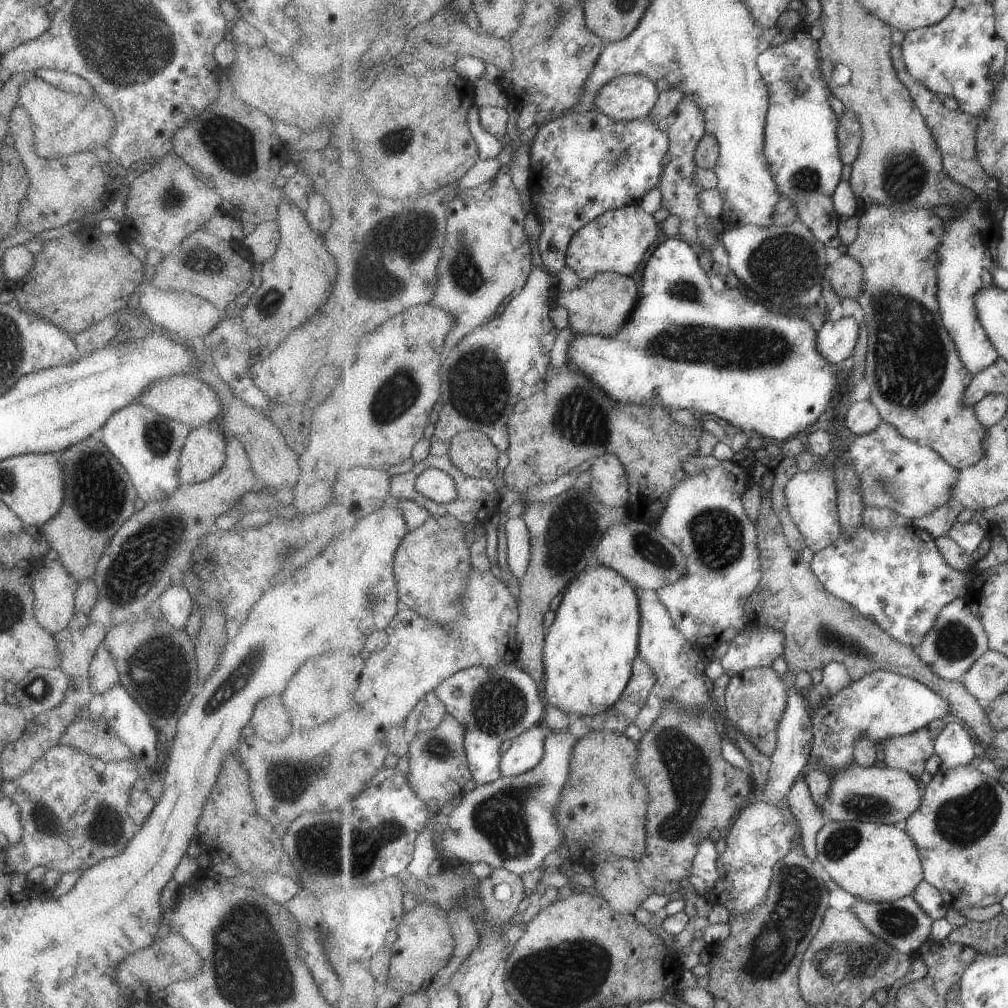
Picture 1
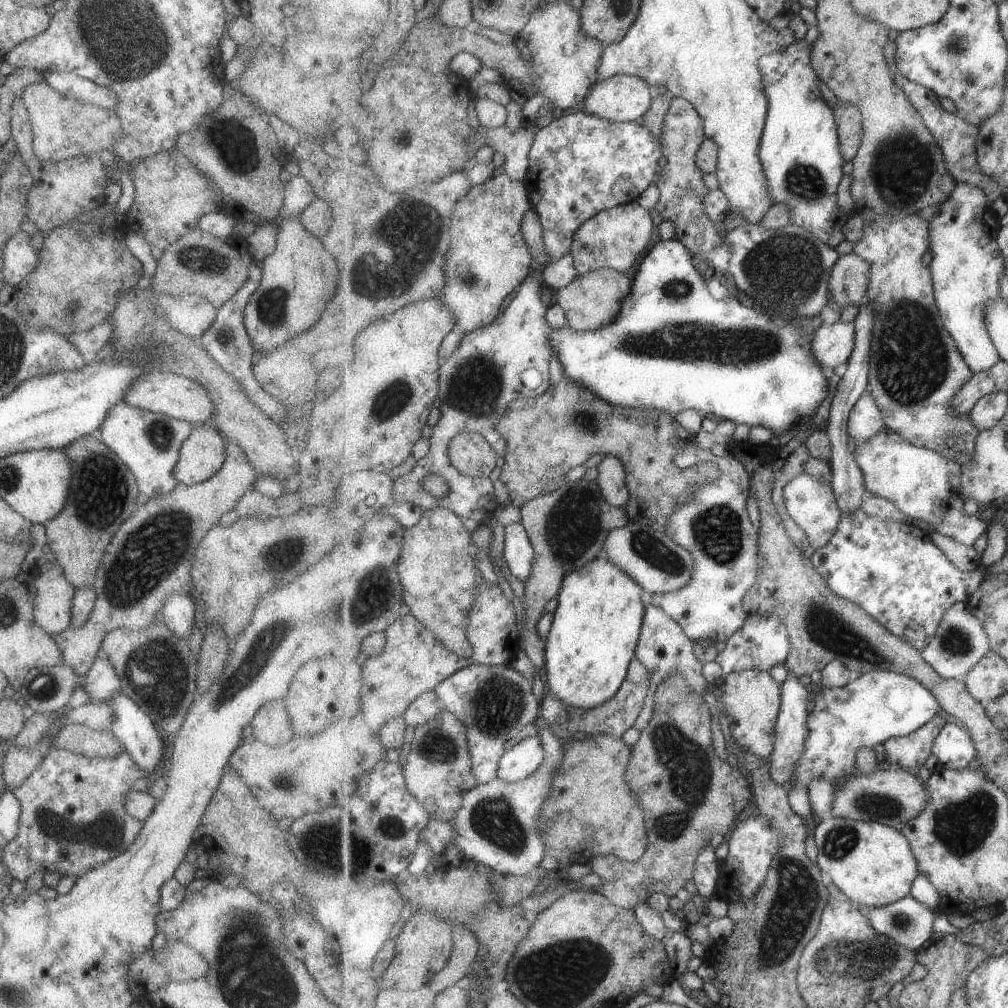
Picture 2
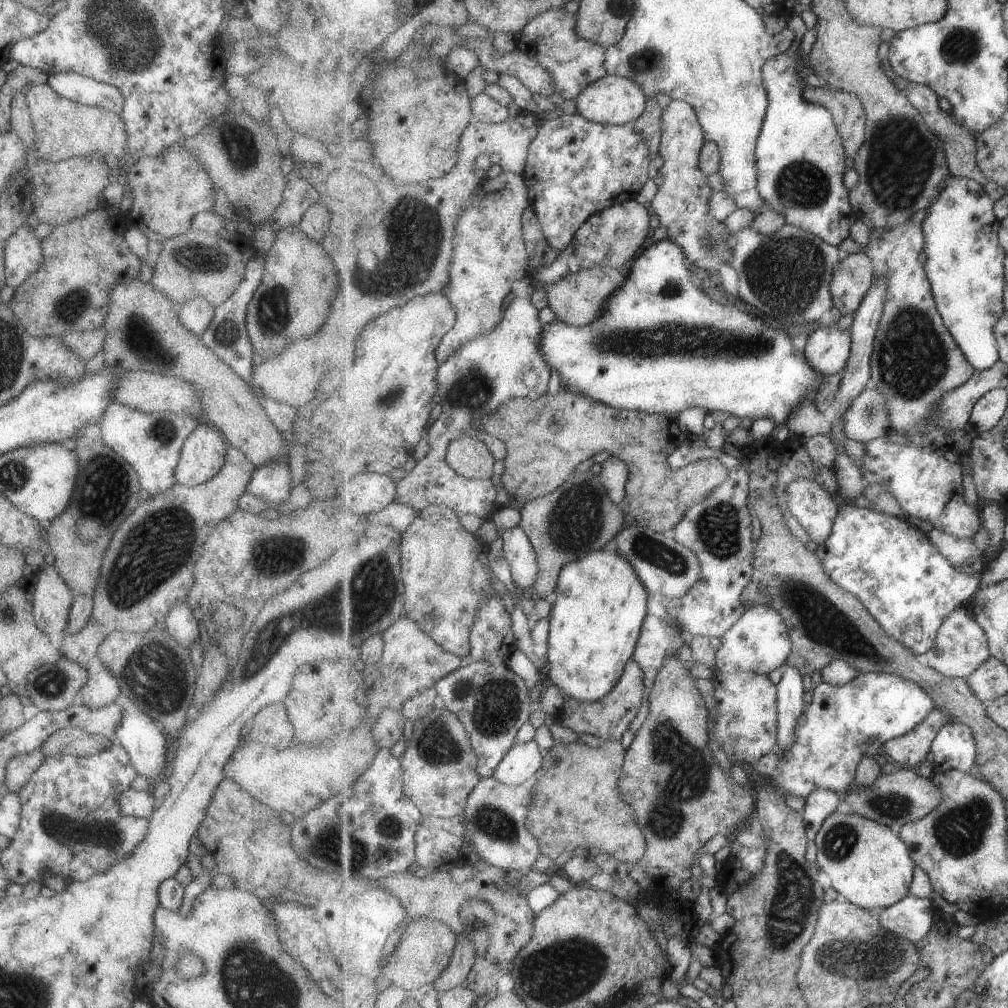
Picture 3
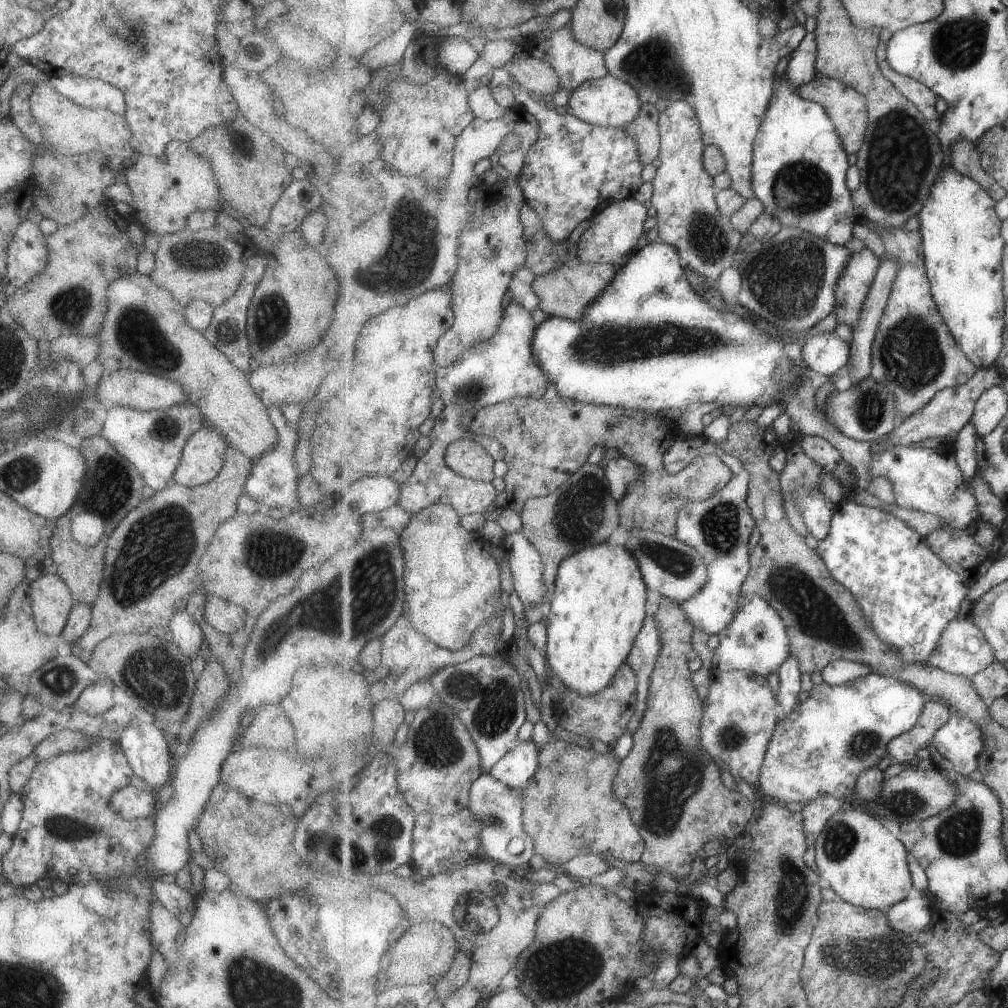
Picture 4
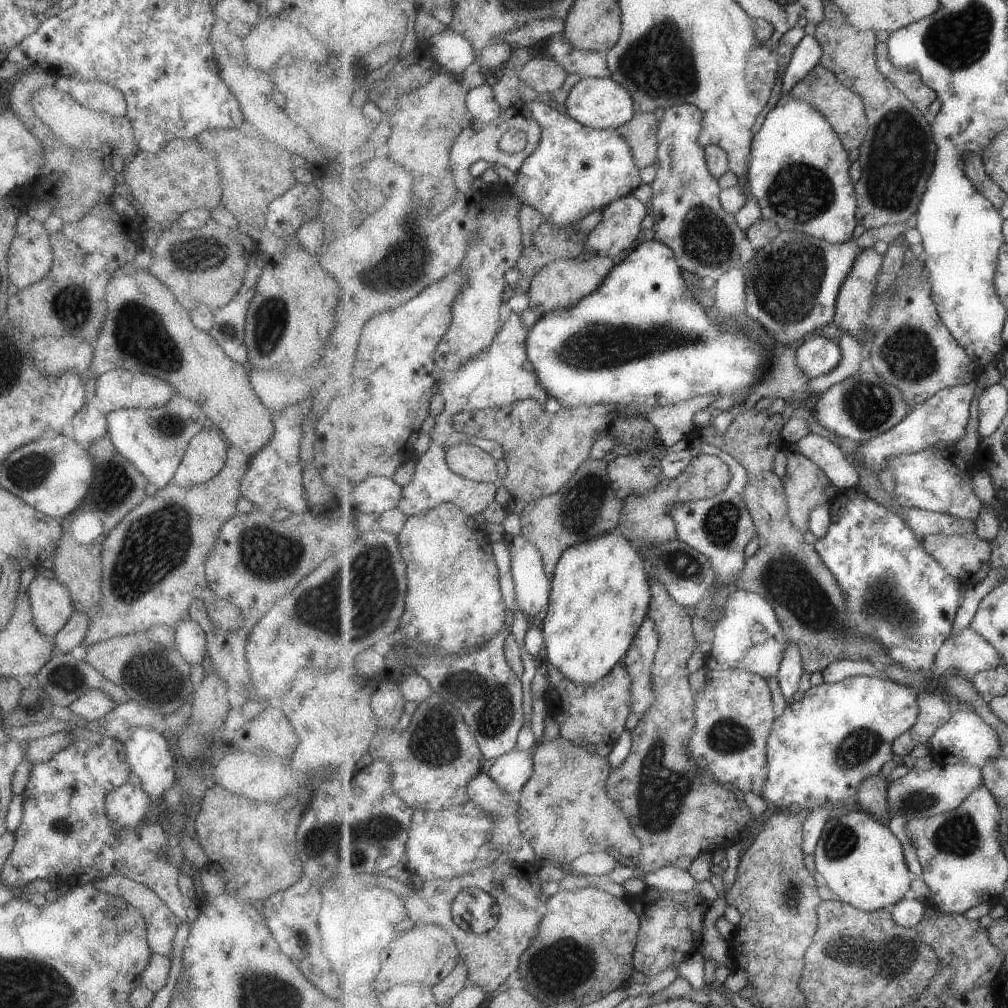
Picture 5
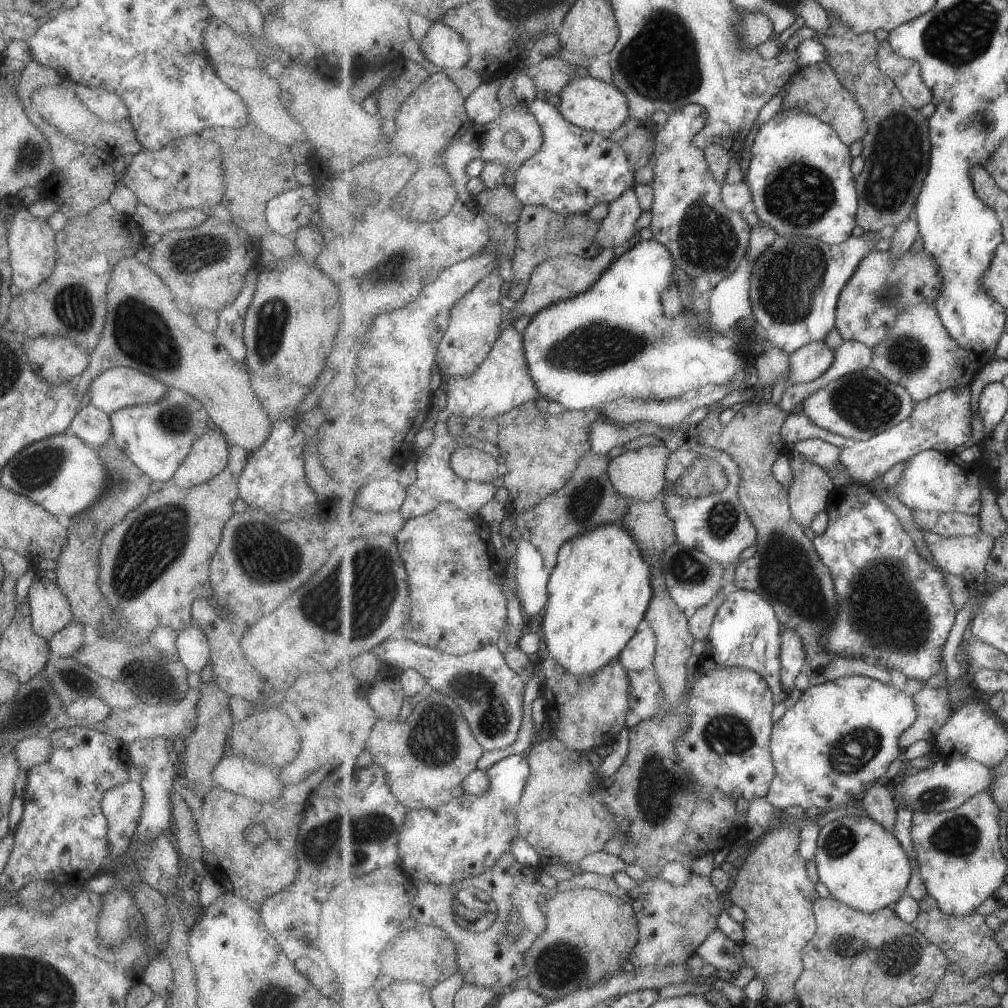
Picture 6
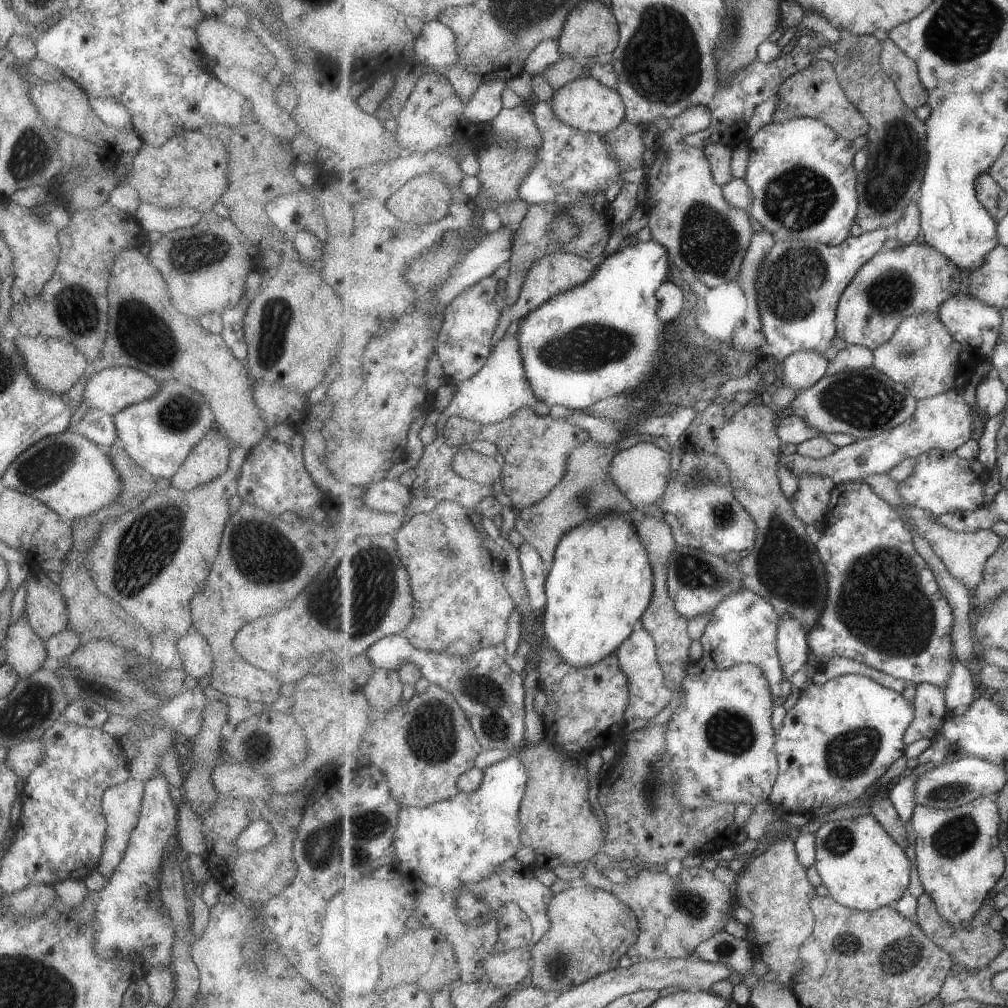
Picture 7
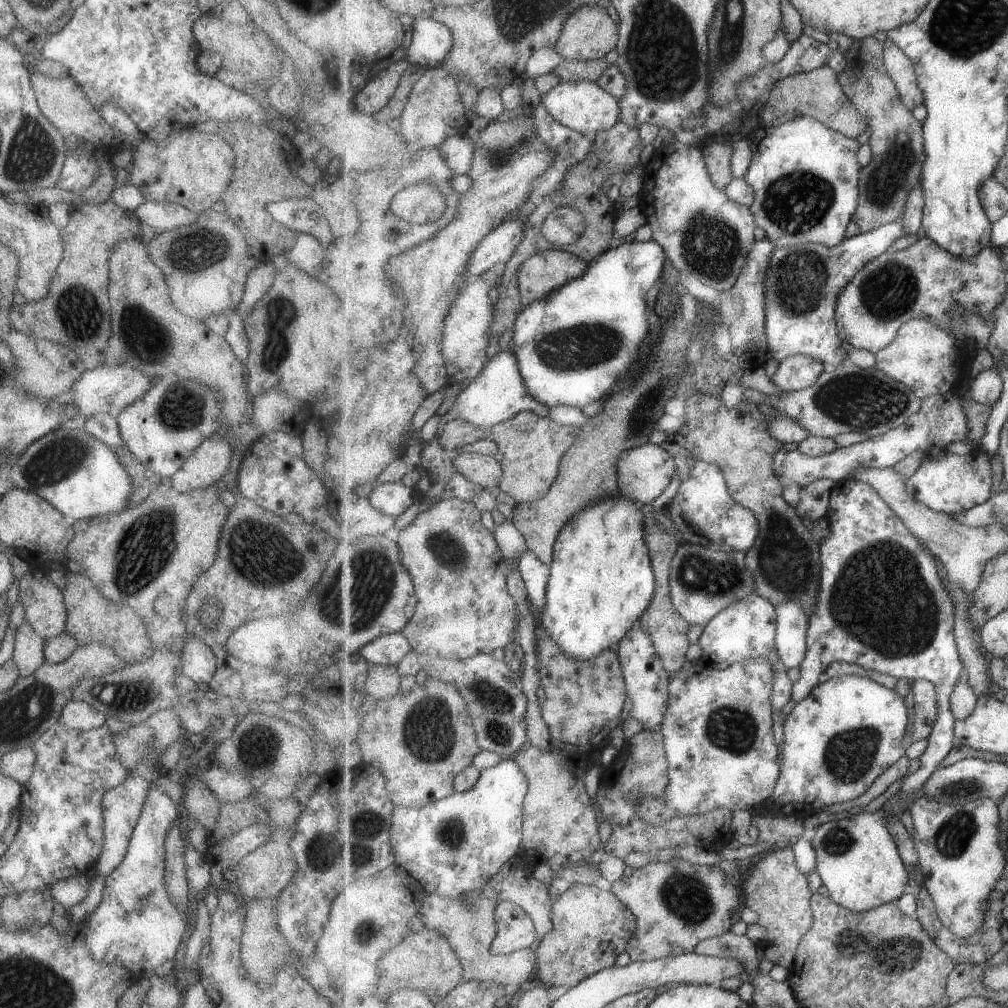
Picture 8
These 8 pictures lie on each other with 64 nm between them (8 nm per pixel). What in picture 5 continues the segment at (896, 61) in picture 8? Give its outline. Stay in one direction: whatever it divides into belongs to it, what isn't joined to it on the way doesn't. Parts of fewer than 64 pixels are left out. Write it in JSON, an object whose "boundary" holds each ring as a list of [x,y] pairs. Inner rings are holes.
{"boundary":[[[888,41],[880,42],[876,48],[876,57],[881,72],[892,80],[897,88],[904,92],[919,110],[929,112],[931,104],[938,98],[937,92],[923,82],[923,78],[911,68],[897,68],[889,56]]]}

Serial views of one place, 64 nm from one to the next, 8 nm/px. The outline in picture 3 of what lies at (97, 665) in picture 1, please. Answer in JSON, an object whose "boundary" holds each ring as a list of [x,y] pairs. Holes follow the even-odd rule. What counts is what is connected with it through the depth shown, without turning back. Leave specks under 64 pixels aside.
{"boundary":[[[101,665],[95,674],[88,675],[88,680],[80,692],[83,696],[82,705],[100,708],[116,700],[120,695],[120,687],[109,670]]]}

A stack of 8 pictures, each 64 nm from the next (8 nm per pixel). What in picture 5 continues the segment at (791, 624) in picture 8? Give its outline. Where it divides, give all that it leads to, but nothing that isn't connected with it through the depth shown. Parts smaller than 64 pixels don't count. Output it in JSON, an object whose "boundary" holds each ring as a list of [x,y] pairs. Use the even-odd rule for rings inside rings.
{"boundary":[[[789,641],[789,646],[785,650],[785,658],[783,658],[780,673],[778,674],[782,694],[787,700],[787,705],[791,702],[791,698],[795,696],[795,692],[799,690],[799,682],[801,682],[803,672],[804,664],[801,648],[795,642]]]}

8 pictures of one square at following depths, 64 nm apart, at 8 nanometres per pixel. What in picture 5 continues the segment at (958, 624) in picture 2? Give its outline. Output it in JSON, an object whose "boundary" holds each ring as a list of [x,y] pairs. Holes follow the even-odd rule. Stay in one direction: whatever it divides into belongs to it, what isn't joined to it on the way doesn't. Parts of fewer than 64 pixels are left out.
{"boundary":[[[971,626],[952,634],[935,658],[937,676],[959,672],[970,677],[981,671],[1004,666],[1001,654]]]}

